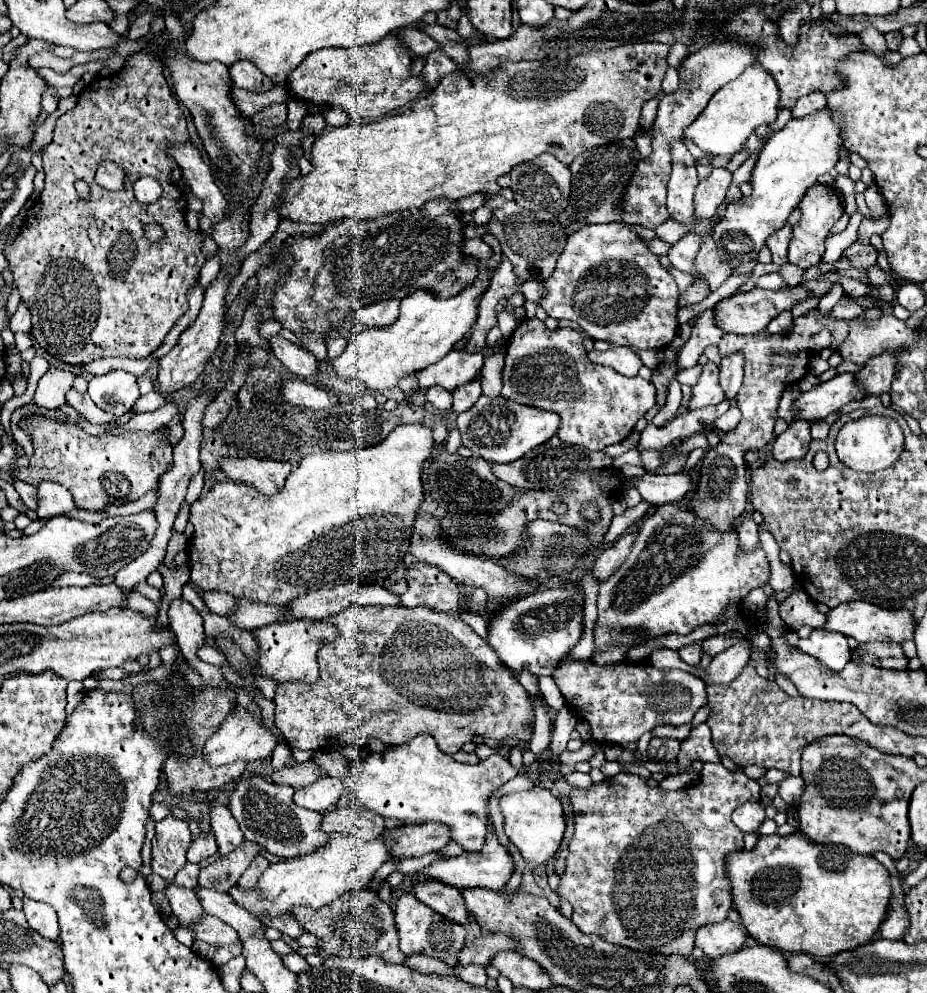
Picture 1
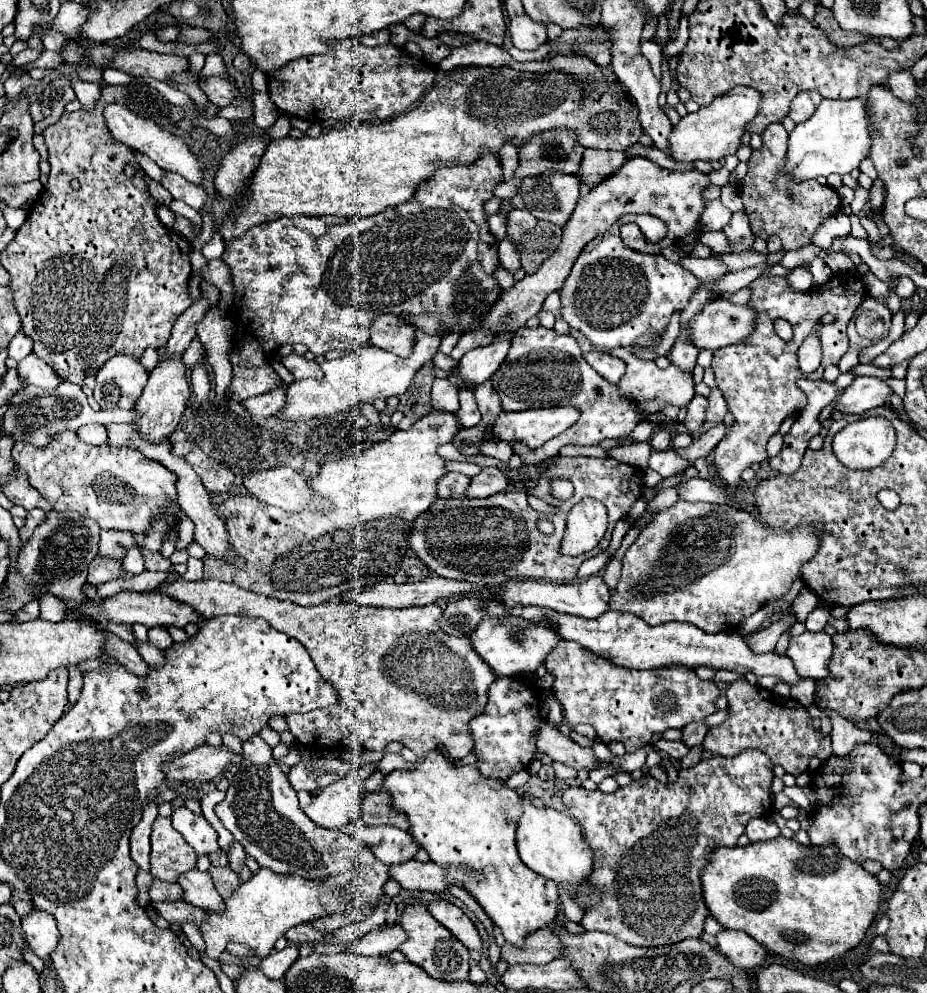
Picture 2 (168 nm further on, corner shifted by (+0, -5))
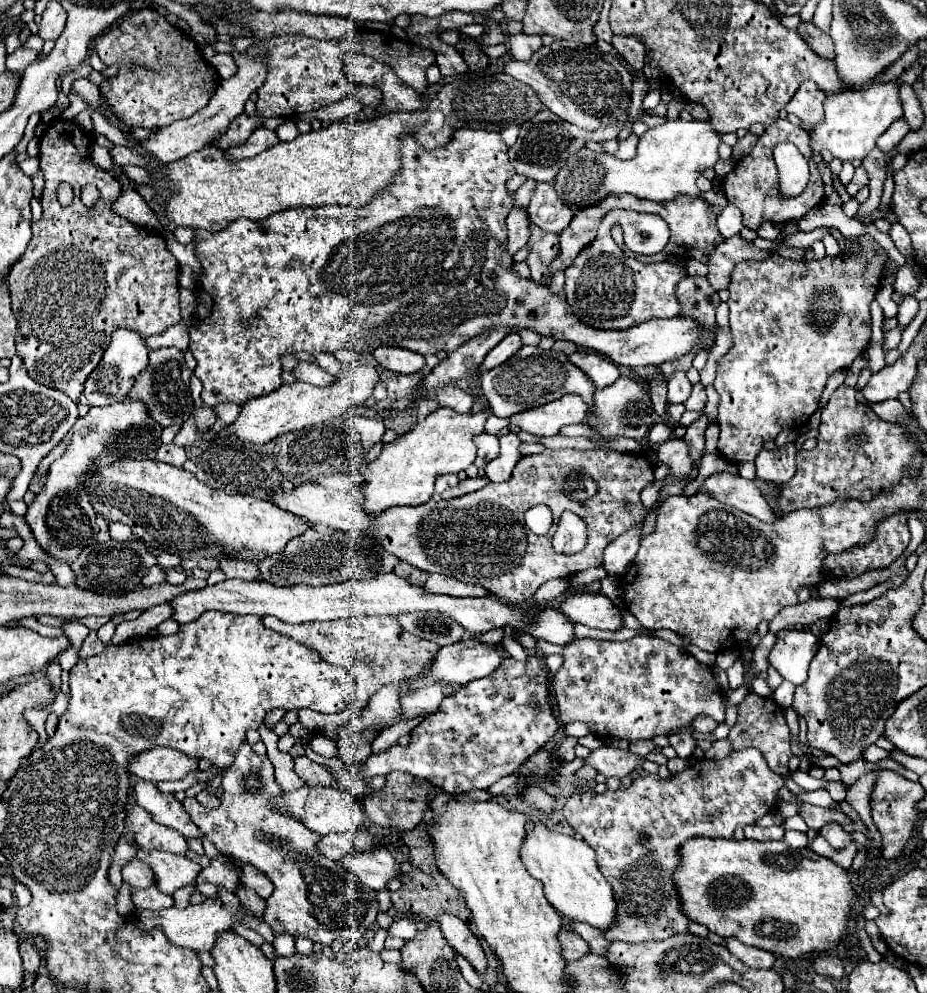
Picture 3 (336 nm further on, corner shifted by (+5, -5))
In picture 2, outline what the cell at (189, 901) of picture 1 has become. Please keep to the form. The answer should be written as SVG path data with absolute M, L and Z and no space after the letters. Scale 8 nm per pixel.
M154 879L154 885L150 887L150 899L152 901L184 901L184 889L176 883L160 883Z

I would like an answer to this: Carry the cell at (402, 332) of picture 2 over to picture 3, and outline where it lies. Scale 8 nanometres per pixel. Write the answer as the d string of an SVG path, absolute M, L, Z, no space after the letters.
M379 347L373 357L377 363L393 373L401 375L413 375L419 373L425 367L425 357L413 351L403 351L401 347Z

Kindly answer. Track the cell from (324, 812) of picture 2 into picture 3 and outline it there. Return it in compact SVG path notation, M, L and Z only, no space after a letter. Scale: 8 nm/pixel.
M303 785L297 791L279 795L271 803L271 807L275 807L279 813L287 813L293 819L299 819L307 829L311 829L319 835L353 831L353 829L359 829L365 823L363 805L353 795L349 795L345 791L339 791L335 787L307 787L307 785Z

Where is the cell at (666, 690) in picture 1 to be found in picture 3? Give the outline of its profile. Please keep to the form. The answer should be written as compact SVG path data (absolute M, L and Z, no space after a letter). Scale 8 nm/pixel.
M633 637L629 641L599 641L579 639L565 647L565 663L553 675L553 703L557 703L557 719L567 725L583 721L591 733L599 737L617 737L625 741L653 739L667 735L679 727L689 727L697 715L709 715L715 721L725 721L723 691L715 683L711 667L701 665L691 653L671 645L659 637Z

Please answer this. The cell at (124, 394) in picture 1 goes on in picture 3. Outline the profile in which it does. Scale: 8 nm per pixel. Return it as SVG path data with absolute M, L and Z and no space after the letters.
M119 329L111 333L111 341L99 361L99 365L95 367L95 371L91 371L91 375L85 381L85 391L83 395L87 397L91 407L105 407L111 403L119 403L127 397L127 393L131 391L135 377L147 367L147 345L145 339L133 331L133 329Z

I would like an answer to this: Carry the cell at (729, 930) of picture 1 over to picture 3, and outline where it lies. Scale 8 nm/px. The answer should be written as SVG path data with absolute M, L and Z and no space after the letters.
M727 939L727 949L739 957L747 967L753 967L753 969L771 969L773 963L775 963L775 955L763 951L763 949L757 949L757 947L749 947L749 945L743 945L741 941L737 939Z

